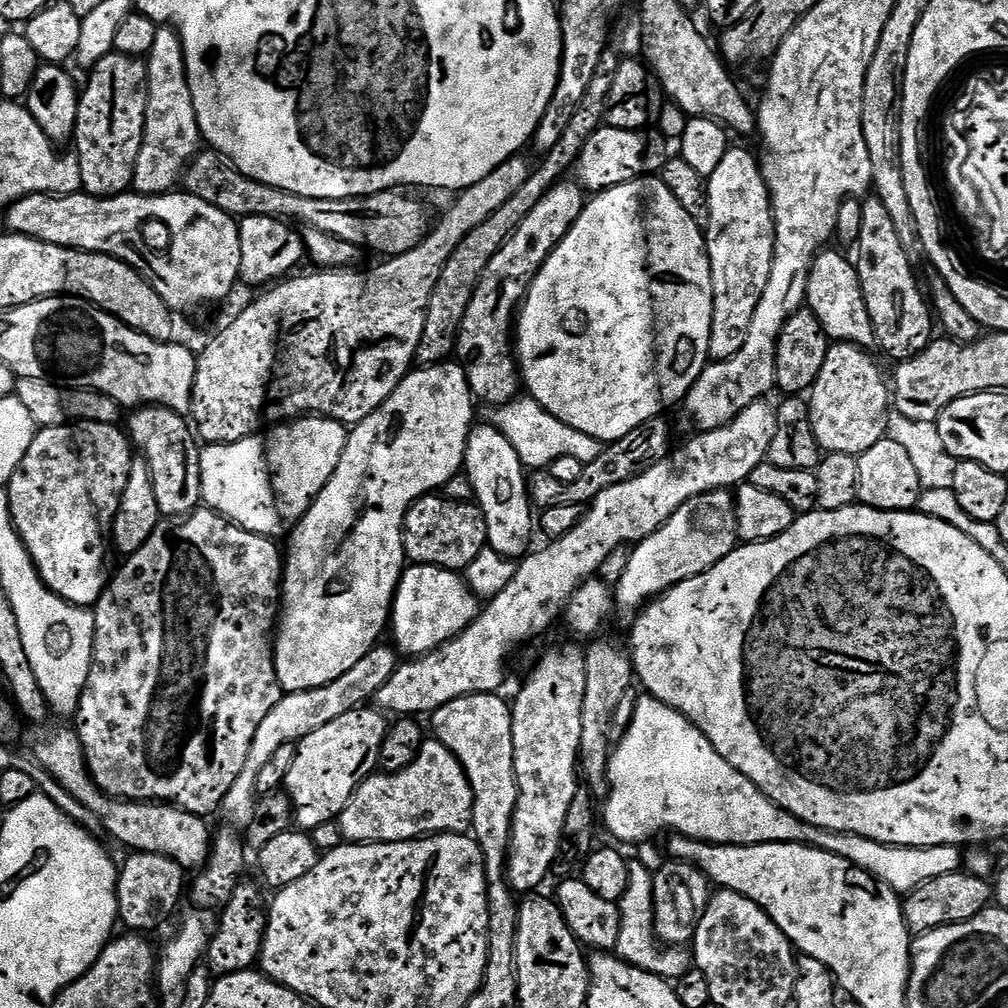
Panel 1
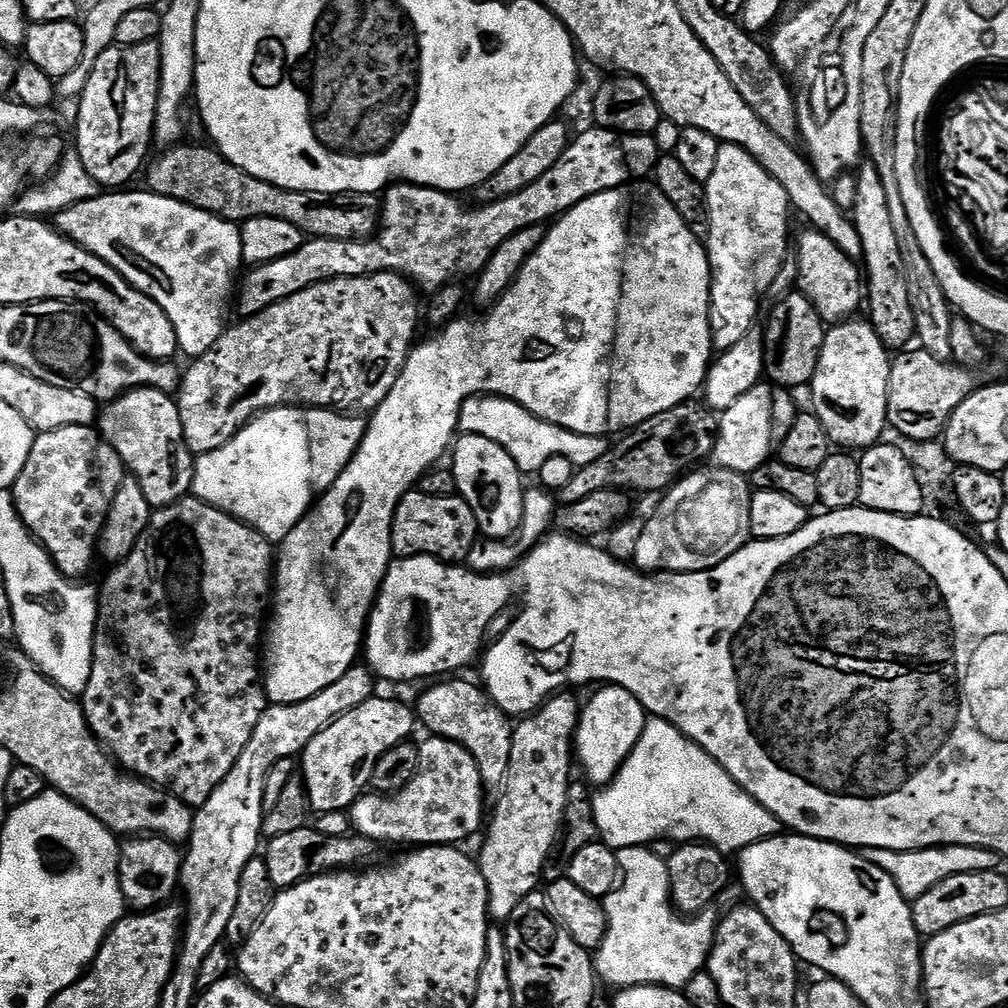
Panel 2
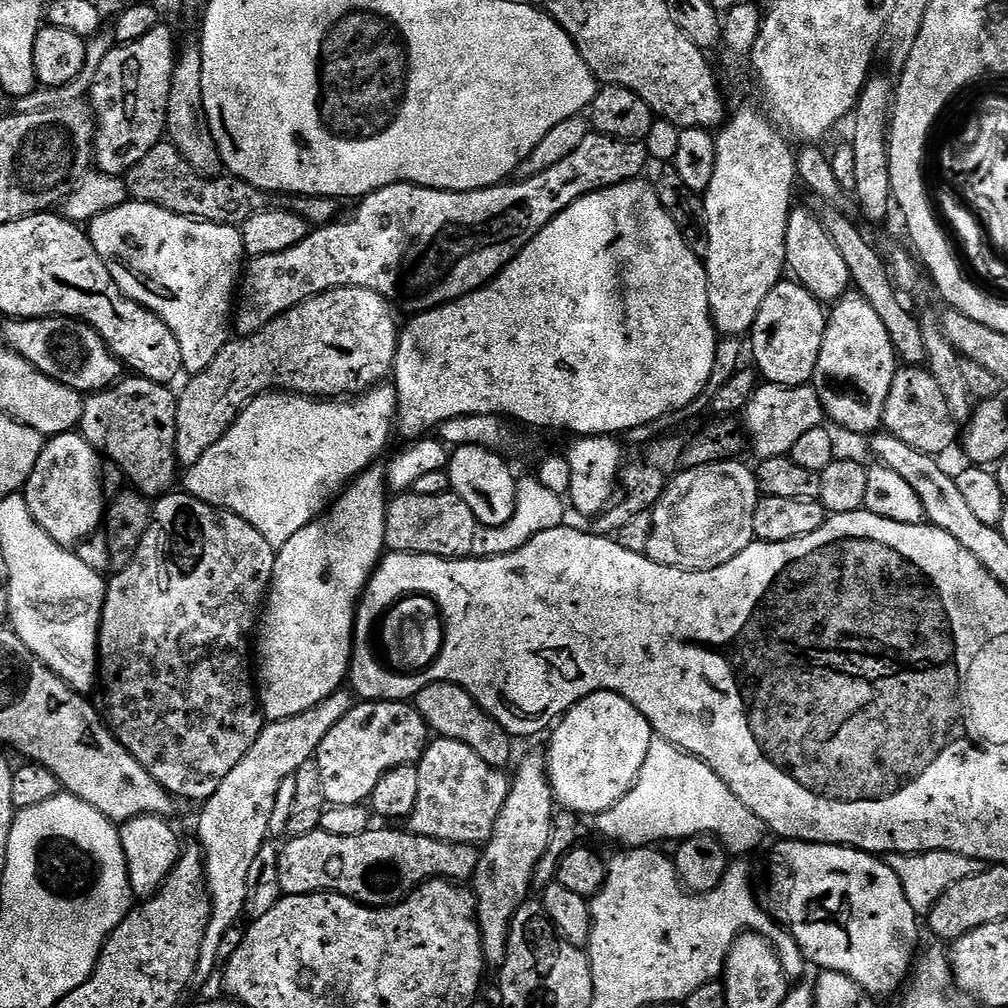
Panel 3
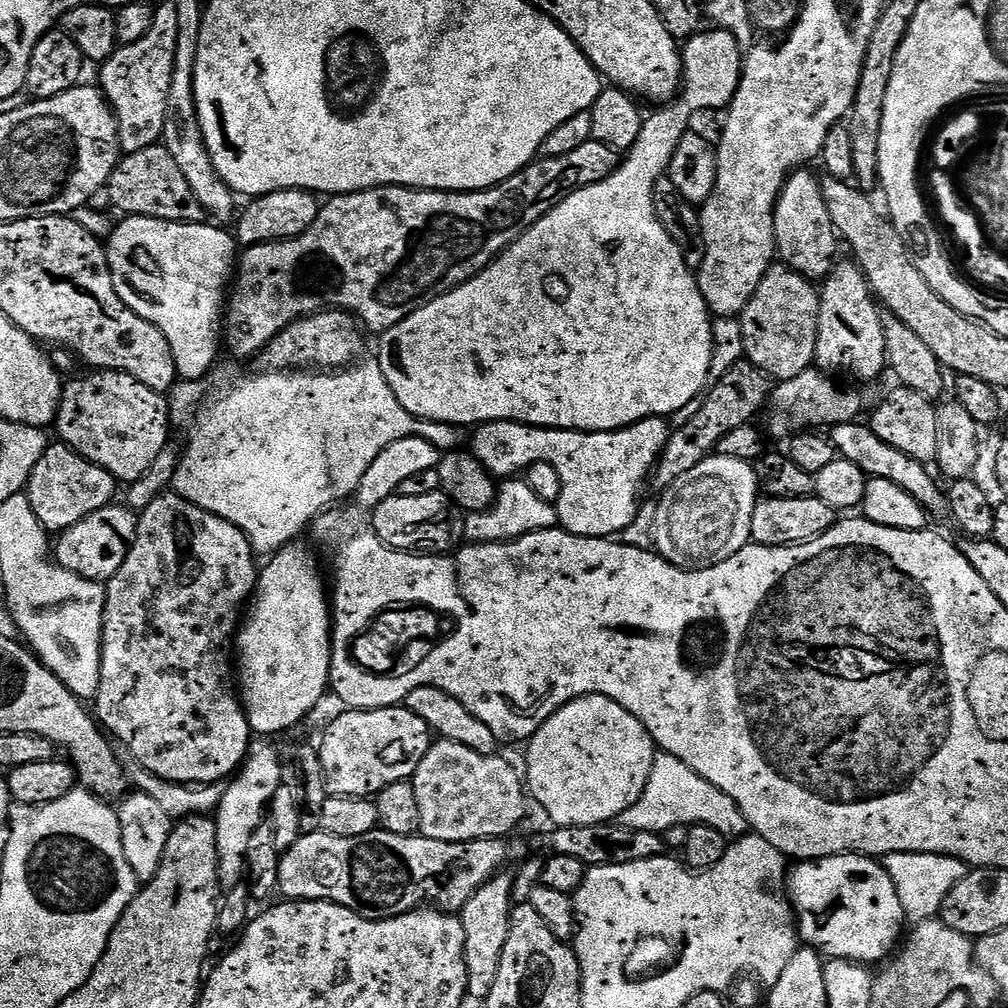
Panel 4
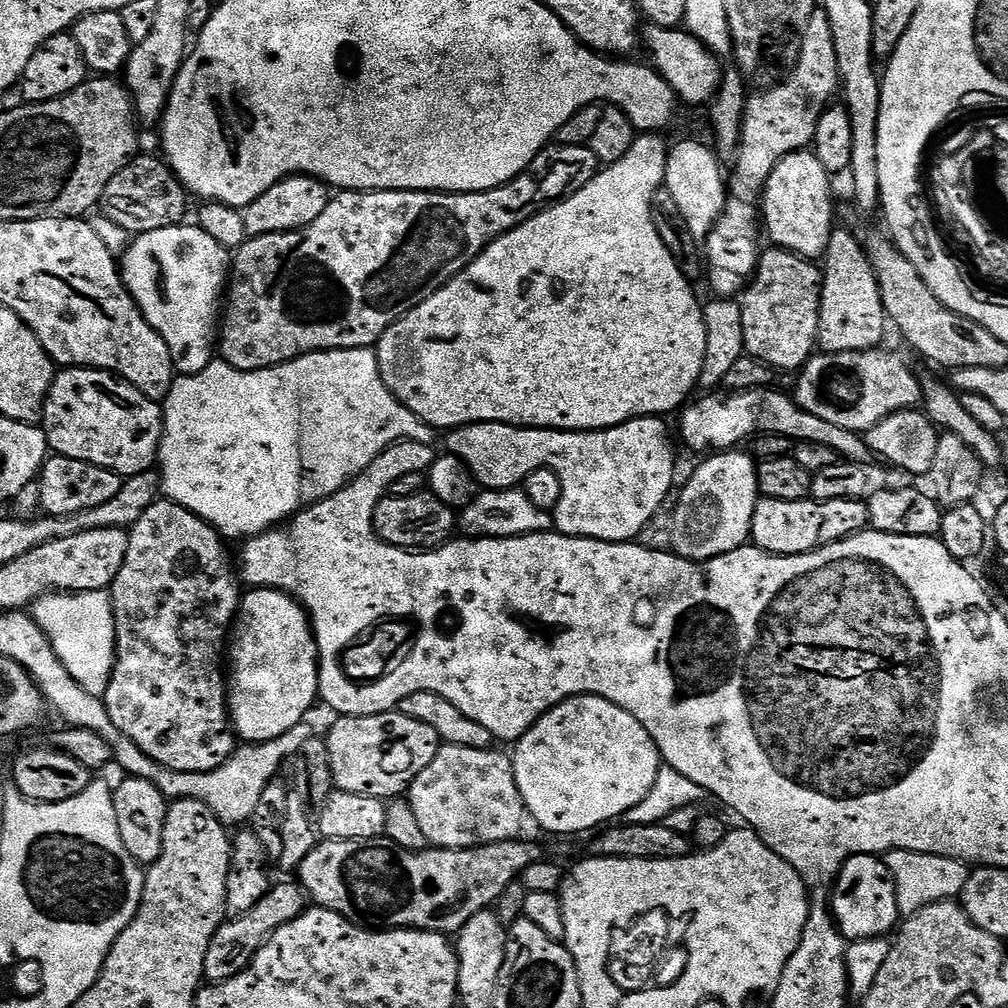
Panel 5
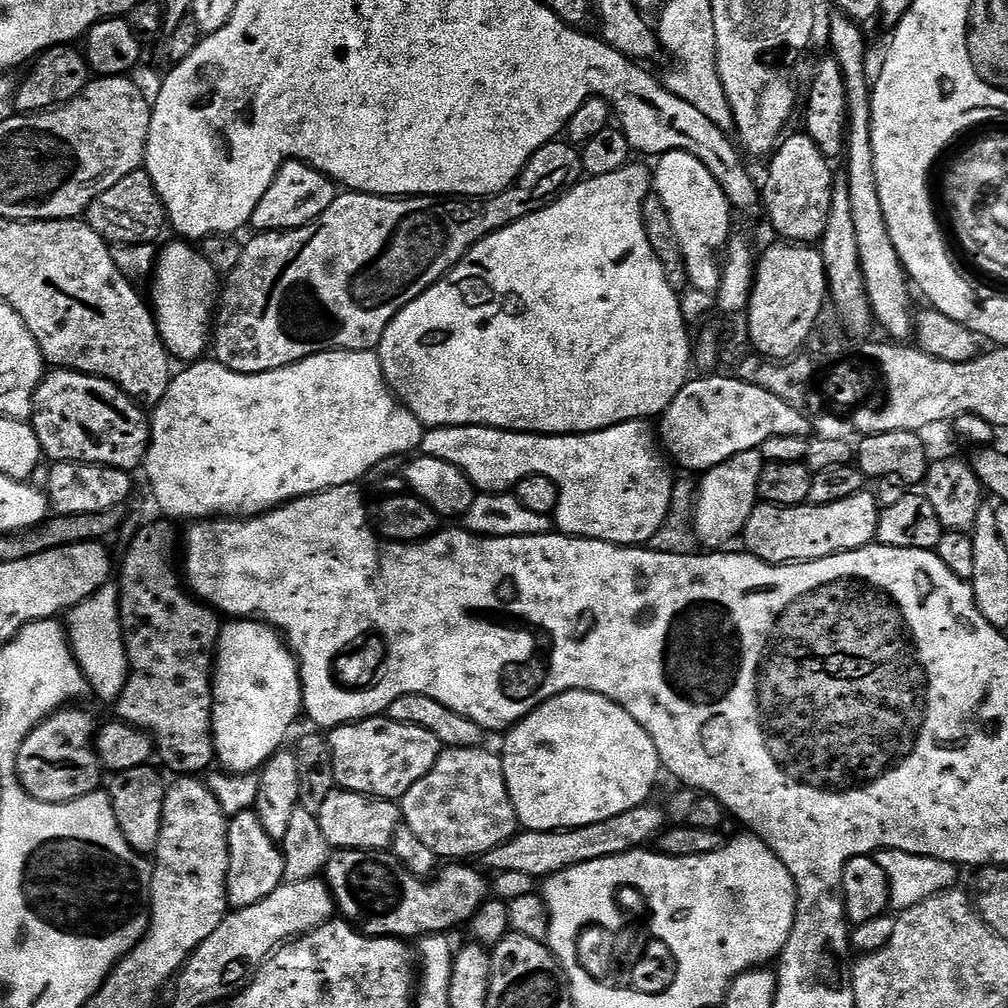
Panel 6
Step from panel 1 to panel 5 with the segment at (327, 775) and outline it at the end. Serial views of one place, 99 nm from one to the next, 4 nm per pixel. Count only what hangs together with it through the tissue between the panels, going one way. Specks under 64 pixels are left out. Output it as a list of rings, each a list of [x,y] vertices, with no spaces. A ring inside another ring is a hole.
[[[398,710],[373,716],[342,716],[333,721],[332,729],[326,733],[332,783],[339,791],[350,794],[366,794],[382,801],[403,797],[414,782],[414,778],[418,778],[420,771],[430,766],[430,762],[434,762],[434,754],[438,754],[438,750],[442,747],[440,735],[430,730],[426,722],[406,718],[406,714]]]

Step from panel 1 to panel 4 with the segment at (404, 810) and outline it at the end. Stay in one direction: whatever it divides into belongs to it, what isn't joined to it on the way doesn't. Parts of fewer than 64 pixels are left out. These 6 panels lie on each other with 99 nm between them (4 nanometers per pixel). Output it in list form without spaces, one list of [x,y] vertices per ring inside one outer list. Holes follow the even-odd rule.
[[[443,738],[437,739],[432,747],[428,749],[426,758],[422,758],[422,762],[418,766],[418,770],[412,775],[410,781],[414,794],[418,798],[418,818],[420,819],[419,831],[426,838],[434,838],[438,842],[458,842],[465,844],[471,840],[494,840],[497,838],[511,837],[511,832],[515,830],[520,824],[520,819],[524,816],[524,796],[526,800],[526,784],[520,776],[516,773],[516,768],[508,760],[503,760],[503,755],[497,754],[495,756],[483,756],[474,750],[470,750],[466,746],[462,746],[453,740],[446,740]]]

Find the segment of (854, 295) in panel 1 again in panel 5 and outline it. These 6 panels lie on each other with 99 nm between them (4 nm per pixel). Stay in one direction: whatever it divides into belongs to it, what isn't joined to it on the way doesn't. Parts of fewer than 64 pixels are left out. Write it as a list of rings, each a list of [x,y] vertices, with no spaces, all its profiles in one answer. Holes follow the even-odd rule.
[[[815,151],[791,152],[786,154],[774,166],[770,178],[764,183],[762,193],[762,228],[768,231],[768,236],[777,248],[785,248],[787,252],[798,254],[804,260],[819,261],[824,255],[826,246],[830,246],[830,238],[834,231],[832,224],[832,180],[833,177],[818,162]]]

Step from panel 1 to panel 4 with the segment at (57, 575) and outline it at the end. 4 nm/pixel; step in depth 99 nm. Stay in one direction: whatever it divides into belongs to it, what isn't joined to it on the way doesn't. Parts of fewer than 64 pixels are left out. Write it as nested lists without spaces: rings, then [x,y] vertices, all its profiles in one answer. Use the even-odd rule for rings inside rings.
[[[63,442],[55,443],[49,443],[45,447],[44,453],[40,455],[40,460],[34,466],[34,470],[28,479],[26,495],[30,498],[30,506],[34,506],[34,514],[38,514],[40,525],[49,533],[59,534],[66,531],[70,526],[82,522],[82,518],[107,508],[109,504],[113,503],[115,496],[112,495],[118,488],[118,481],[105,468],[90,462],[84,456],[80,456],[67,444]]]

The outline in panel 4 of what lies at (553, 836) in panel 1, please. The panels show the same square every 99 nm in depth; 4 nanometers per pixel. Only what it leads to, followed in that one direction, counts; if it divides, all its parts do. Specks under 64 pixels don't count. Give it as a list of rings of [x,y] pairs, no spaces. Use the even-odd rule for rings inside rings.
[[[508,874],[497,875],[496,879],[483,884],[459,913],[462,926],[466,930],[468,996],[480,1002],[487,1001],[490,990],[494,990],[494,978],[498,978],[502,950],[506,950],[506,938],[510,934],[510,918],[514,907],[512,879]]]

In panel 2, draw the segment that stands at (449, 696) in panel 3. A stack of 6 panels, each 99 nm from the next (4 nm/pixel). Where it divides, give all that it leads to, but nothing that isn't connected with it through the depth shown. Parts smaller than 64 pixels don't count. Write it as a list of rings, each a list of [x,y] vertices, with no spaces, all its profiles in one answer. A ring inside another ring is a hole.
[[[460,678],[433,683],[436,684],[433,688],[421,694],[420,705],[414,708],[419,723],[423,727],[425,724],[432,736],[440,736],[465,748],[478,766],[485,789],[503,789],[510,766],[513,725],[479,683],[471,684],[468,680],[456,679]]]

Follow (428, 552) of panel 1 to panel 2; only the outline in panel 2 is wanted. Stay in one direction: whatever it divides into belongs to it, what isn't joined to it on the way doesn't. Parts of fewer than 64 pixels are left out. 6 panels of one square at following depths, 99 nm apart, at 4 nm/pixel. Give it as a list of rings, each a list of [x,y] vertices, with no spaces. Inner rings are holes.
[[[413,490],[405,494],[396,507],[392,519],[392,550],[397,557],[432,556],[435,560],[442,560],[445,564],[459,565],[467,561],[470,550],[478,542],[480,527],[474,518],[474,510],[459,494],[453,496],[427,496]]]

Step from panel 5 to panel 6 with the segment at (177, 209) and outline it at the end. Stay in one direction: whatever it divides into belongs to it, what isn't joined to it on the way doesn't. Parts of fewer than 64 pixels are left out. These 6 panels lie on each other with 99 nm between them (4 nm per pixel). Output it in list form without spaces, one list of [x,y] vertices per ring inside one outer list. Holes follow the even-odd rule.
[[[147,171],[131,172],[122,178],[122,182],[110,186],[89,206],[86,222],[104,240],[113,245],[150,244],[159,241],[159,236],[166,232],[166,213],[164,201],[156,193]]]

